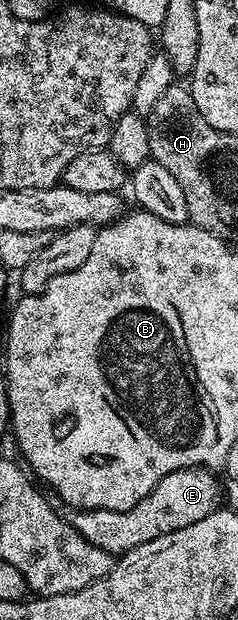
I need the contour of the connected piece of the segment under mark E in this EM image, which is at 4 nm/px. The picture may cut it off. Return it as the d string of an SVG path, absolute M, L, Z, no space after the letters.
M200 467L171 471L171 475L163 475L153 490L127 511L70 508L67 520L83 539L95 543L95 547L120 555L143 543L151 543L151 539L159 539L159 535L171 535L171 531L179 531L179 527L191 527L191 523L199 523L199 519L207 519L207 515L222 508L222 478L217 476L214 470Z

